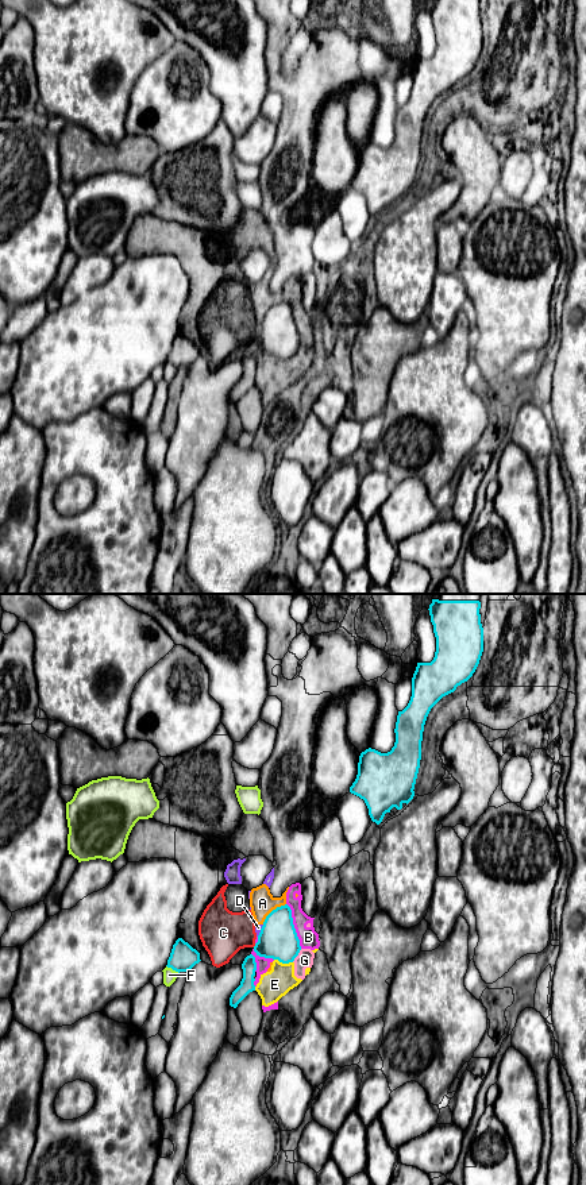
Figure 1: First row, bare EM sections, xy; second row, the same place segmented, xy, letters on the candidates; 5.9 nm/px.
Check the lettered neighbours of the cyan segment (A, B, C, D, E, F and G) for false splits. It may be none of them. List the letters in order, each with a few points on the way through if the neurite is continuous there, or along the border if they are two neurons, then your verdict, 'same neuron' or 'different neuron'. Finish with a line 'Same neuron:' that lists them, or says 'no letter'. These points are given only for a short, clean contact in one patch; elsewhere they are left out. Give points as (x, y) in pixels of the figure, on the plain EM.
A: border along xy (285, 298), (276, 302), (262, 319); different neuron
B: different neuron
C: border along xy (255, 339), (253, 342); different neuron
D: border along xy (263, 320), (257, 331); different neuron
E: different neuron
F: different neuron
G: border along xy (301, 344), (292, 356); different neuron
Same neuron: no letter

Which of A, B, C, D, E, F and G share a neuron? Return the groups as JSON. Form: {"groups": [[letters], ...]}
{"groups": [["A", "B", "C", "D", "E", "G"], ["F"]]}

